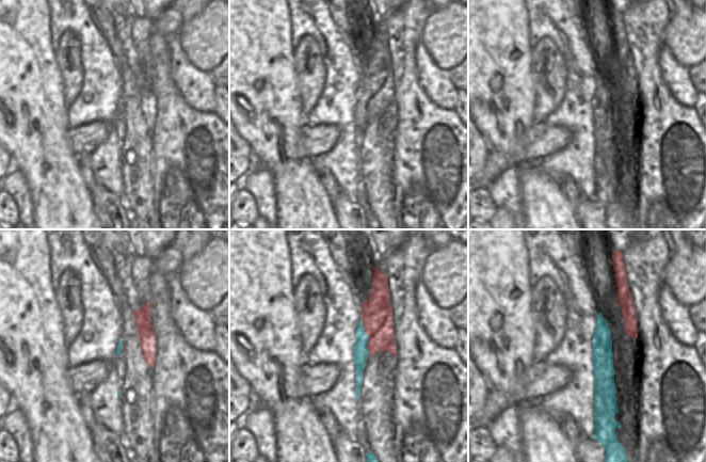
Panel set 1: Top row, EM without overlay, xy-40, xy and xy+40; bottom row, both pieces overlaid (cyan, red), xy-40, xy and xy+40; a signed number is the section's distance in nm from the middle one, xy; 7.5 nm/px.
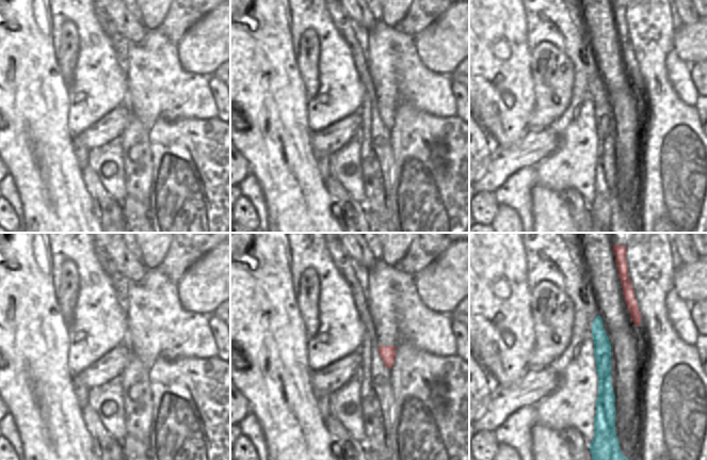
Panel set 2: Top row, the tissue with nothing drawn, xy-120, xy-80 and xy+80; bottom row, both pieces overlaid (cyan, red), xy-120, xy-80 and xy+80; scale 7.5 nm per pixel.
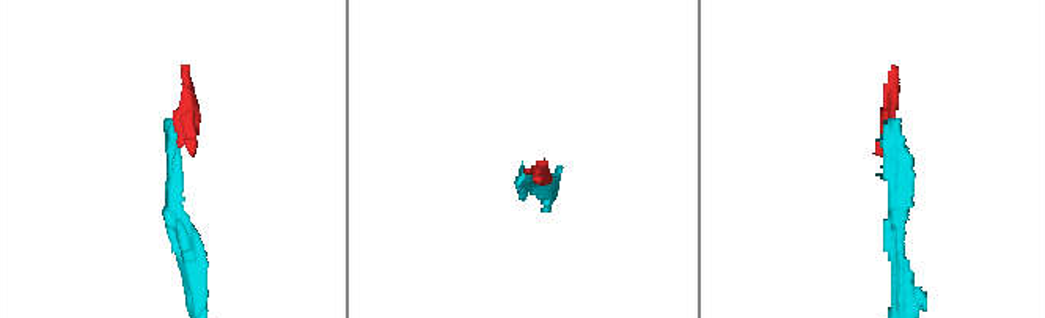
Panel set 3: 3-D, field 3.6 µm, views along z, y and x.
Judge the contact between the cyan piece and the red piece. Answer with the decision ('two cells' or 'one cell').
two cells

